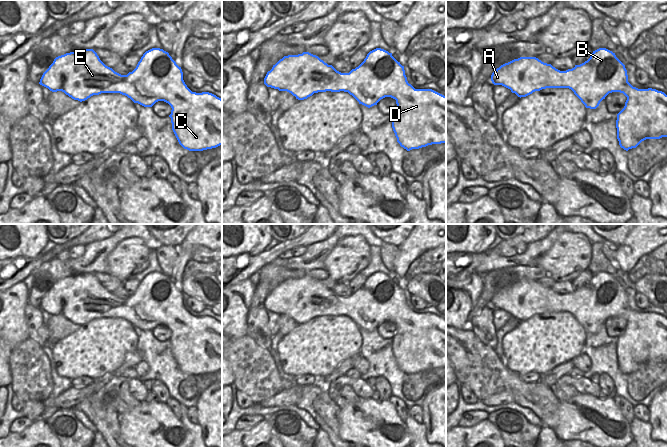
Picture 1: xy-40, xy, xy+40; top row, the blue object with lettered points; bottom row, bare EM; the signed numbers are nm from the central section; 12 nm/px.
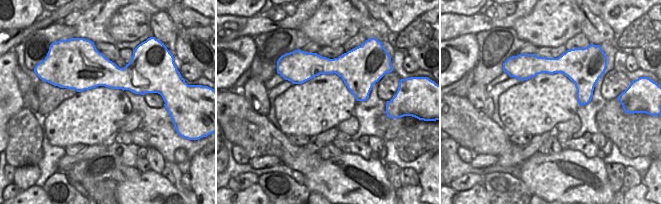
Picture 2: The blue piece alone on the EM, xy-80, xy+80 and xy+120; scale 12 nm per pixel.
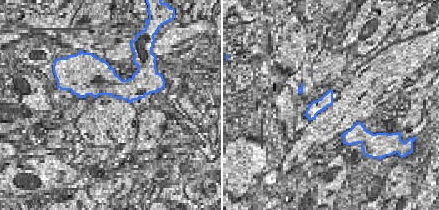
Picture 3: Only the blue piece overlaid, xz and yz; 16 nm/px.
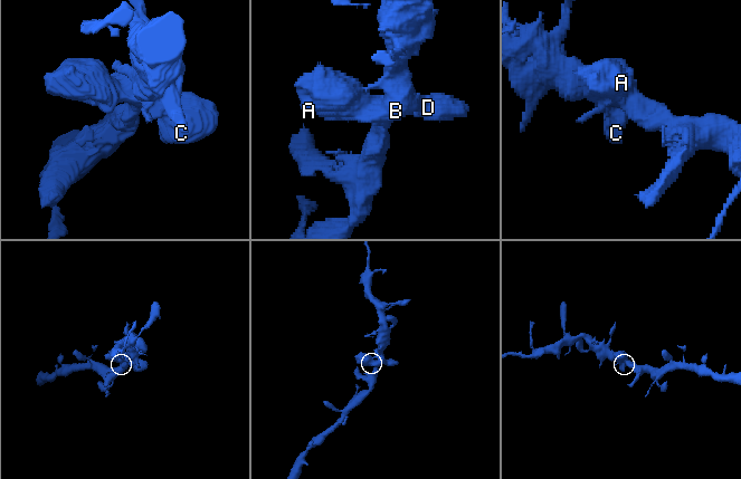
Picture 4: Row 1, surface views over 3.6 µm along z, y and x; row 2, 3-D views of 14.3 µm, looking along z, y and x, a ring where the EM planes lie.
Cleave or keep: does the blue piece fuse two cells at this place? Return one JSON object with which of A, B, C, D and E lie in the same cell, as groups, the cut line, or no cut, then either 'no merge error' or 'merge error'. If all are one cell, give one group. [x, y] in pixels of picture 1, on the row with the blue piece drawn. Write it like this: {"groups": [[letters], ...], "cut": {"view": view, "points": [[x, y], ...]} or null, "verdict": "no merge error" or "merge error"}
{"groups": [["A", "B", "C", "D", "E"]], "cut": null, "verdict": "no merge error"}

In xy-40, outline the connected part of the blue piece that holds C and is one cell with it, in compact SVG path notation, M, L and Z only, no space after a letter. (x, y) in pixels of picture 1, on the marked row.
M80 49L56 57L39 84L52 92L62 91L80 102L101 93L120 93L144 107L164 101L172 108L169 115L172 130L184 149L203 151L222 145L222 99L209 92L192 92L183 80L181 67L163 49L146 51L136 68L127 75L106 66L93 49Z

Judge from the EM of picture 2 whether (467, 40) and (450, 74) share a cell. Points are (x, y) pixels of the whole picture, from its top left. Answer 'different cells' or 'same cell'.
same cell

